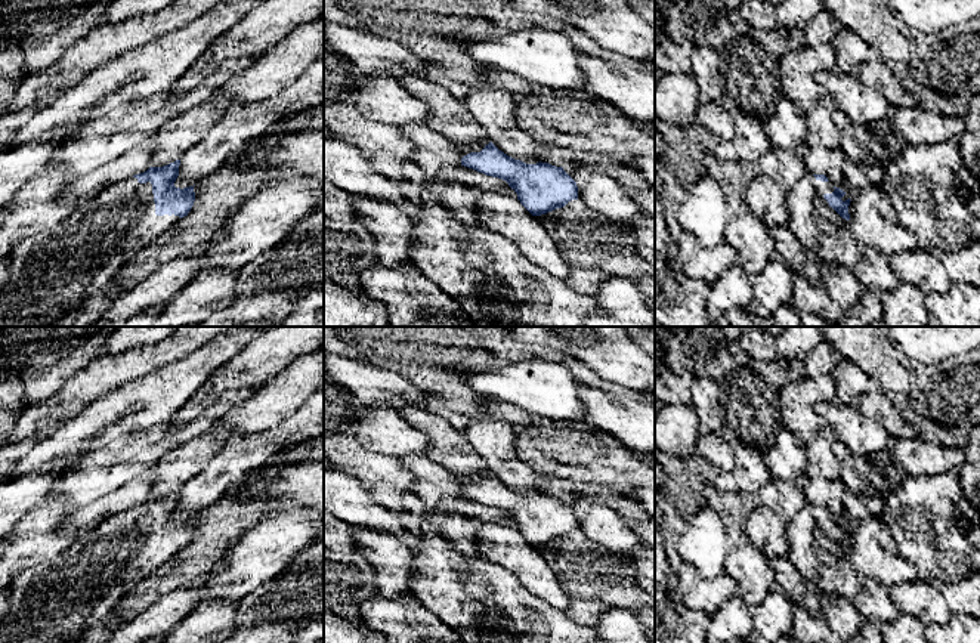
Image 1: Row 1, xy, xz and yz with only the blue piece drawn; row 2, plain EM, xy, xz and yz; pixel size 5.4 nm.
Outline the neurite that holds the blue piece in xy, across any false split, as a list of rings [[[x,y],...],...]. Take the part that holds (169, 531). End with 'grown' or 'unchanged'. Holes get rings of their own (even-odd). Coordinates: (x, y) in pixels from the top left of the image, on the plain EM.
[[[176,491],[114,514],[52,560],[21,572],[7,588],[9,609],[0,625],[0,643],[74,643],[105,619],[137,582],[191,542],[194,517],[174,517],[179,497]]]; grown

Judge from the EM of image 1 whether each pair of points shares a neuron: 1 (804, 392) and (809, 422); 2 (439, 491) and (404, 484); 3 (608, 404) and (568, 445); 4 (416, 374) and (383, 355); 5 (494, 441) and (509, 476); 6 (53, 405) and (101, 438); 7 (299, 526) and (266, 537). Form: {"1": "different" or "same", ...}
{"1": "same", "2": "different", "3": "different", "4": "same", "5": "same", "6": "different", "7": "same"}

